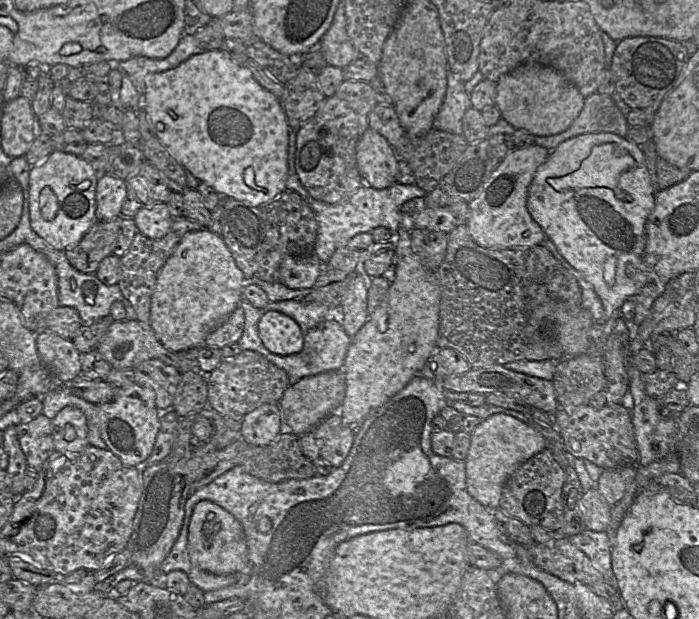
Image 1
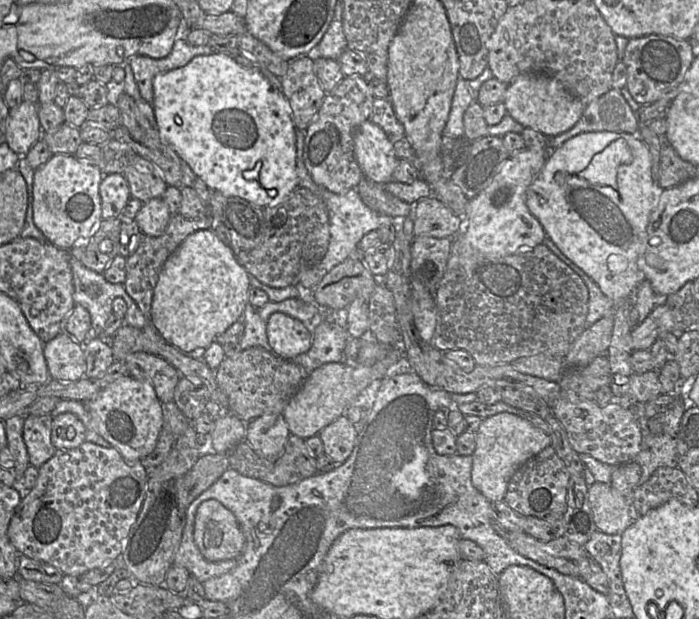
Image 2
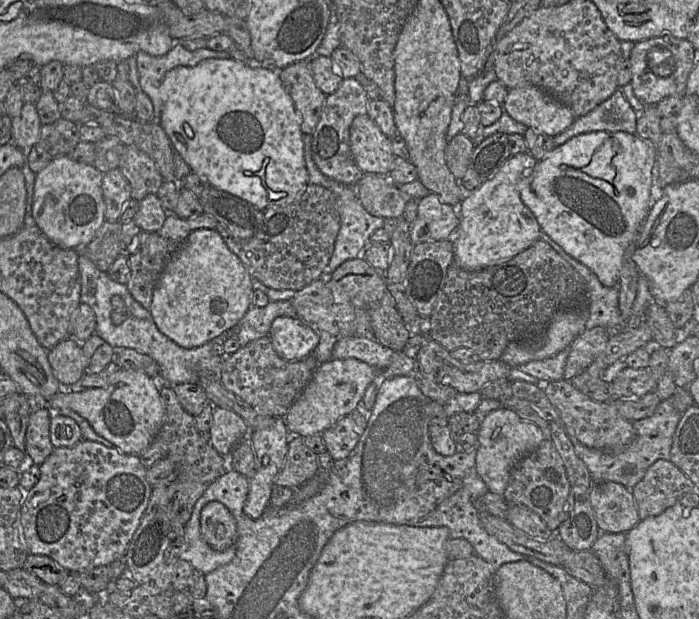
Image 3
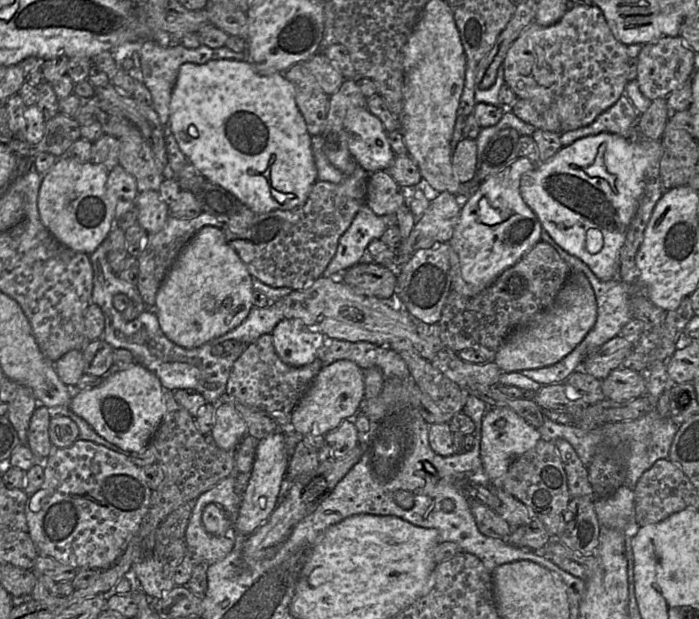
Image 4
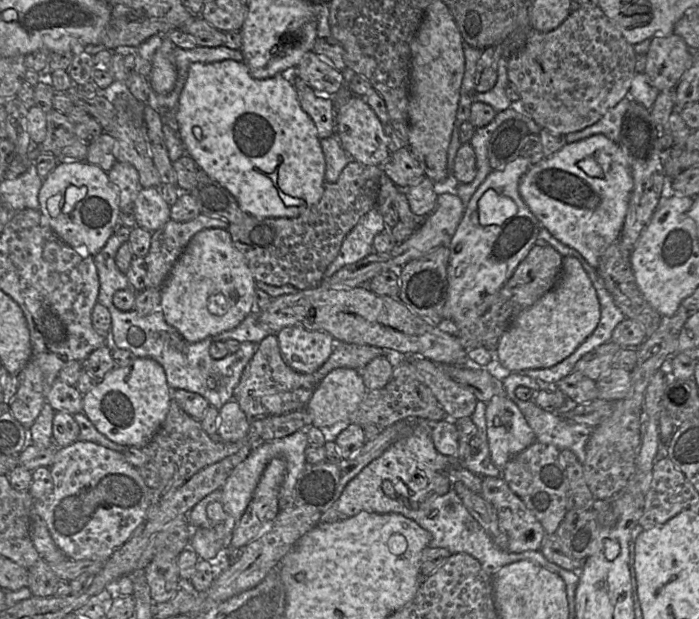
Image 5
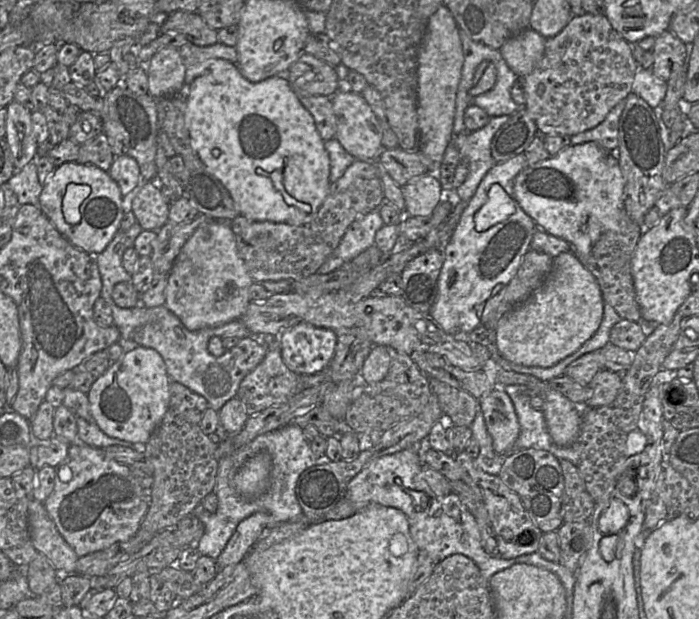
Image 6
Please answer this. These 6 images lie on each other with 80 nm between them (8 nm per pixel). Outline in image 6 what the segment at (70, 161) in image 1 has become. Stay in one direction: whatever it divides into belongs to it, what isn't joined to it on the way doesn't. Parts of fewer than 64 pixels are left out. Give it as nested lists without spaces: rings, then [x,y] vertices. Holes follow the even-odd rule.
[[[66,162],[56,167],[51,176],[43,185],[39,196],[39,208],[74,247],[85,251],[88,255],[96,257],[102,253],[118,231],[125,205],[129,198],[121,195],[118,184],[110,177],[108,172],[92,164]],[[70,183],[85,184],[91,188],[91,193],[80,205],[81,221],[77,225],[66,222],[63,211],[63,197],[66,187]]]

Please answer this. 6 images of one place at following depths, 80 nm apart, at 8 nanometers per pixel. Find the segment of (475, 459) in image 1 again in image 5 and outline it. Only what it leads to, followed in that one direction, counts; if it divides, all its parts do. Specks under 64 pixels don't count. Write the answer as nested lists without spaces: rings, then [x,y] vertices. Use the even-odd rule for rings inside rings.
[[[494,396],[486,403],[487,439],[492,463],[503,470],[507,462],[536,441],[536,436],[518,406],[508,396]]]

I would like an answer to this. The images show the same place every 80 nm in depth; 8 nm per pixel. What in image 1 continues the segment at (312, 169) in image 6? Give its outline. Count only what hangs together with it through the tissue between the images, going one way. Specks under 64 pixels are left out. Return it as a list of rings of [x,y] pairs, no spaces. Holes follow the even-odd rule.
[[[206,50],[203,53],[195,54],[181,63],[179,66],[160,73],[149,73],[145,77],[146,90],[142,96],[142,108],[146,111],[150,124],[155,130],[159,142],[169,153],[200,182],[212,187],[221,197],[233,198],[237,201],[248,203],[253,207],[273,201],[277,196],[286,191],[286,180],[288,176],[288,143],[290,126],[287,116],[279,98],[267,89],[263,88],[253,77],[251,71],[236,63],[227,52],[221,50]],[[247,168],[255,171],[255,184],[259,189],[246,185],[244,171]]]

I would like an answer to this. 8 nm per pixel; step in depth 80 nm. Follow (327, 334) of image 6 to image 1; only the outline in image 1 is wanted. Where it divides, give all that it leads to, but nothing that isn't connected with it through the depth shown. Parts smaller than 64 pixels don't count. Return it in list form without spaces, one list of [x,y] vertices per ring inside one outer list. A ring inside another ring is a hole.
[[[279,311],[265,312],[258,331],[263,345],[274,354],[294,355],[303,349],[305,333],[295,320]]]

